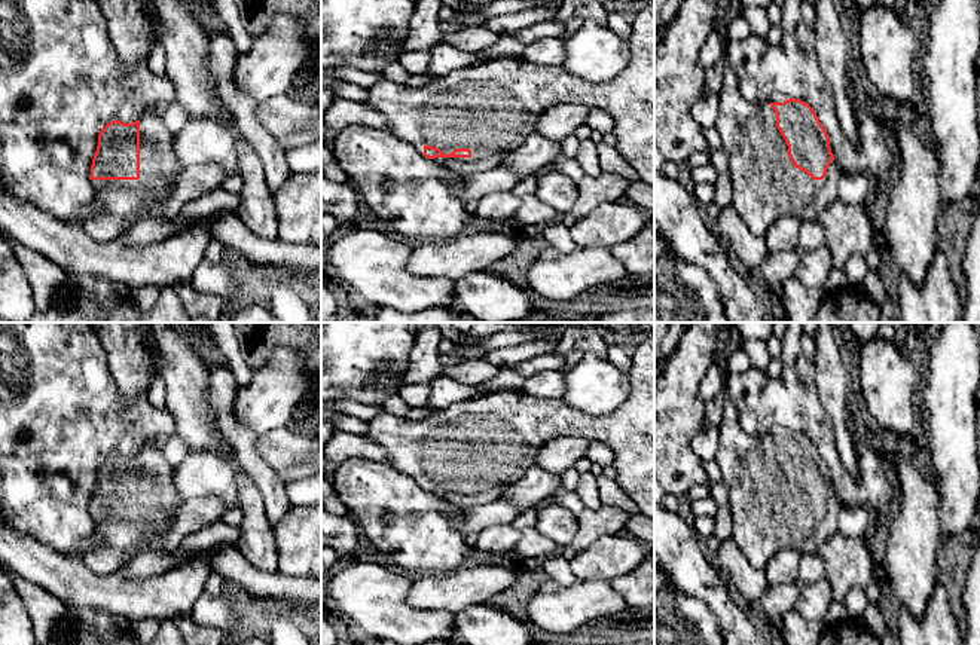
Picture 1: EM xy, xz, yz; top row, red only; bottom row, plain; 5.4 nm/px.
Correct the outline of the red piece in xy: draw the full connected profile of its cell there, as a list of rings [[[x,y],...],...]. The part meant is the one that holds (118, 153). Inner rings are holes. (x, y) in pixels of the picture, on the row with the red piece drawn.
[[[147,107],[132,123],[107,123],[91,165],[101,211],[120,218],[134,213],[152,217],[149,210],[183,169],[174,150],[175,137],[162,120],[162,107]]]

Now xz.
[[[654,0],[632,9],[631,24],[631,58],[628,67],[611,82],[586,82],[564,67],[544,67],[531,64],[523,56],[506,56],[454,70],[421,88],[382,77],[366,89],[364,103],[387,120],[388,132],[412,143],[425,158],[460,175],[501,165],[535,131],[538,117],[553,106],[598,108],[614,120],[614,147],[622,158],[642,181],[654,186]]]

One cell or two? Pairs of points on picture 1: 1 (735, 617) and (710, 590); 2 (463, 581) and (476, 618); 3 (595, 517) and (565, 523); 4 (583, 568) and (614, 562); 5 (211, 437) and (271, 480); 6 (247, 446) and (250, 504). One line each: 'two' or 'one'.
1: one
2: two
3: two
4: one
5: two
6: two

